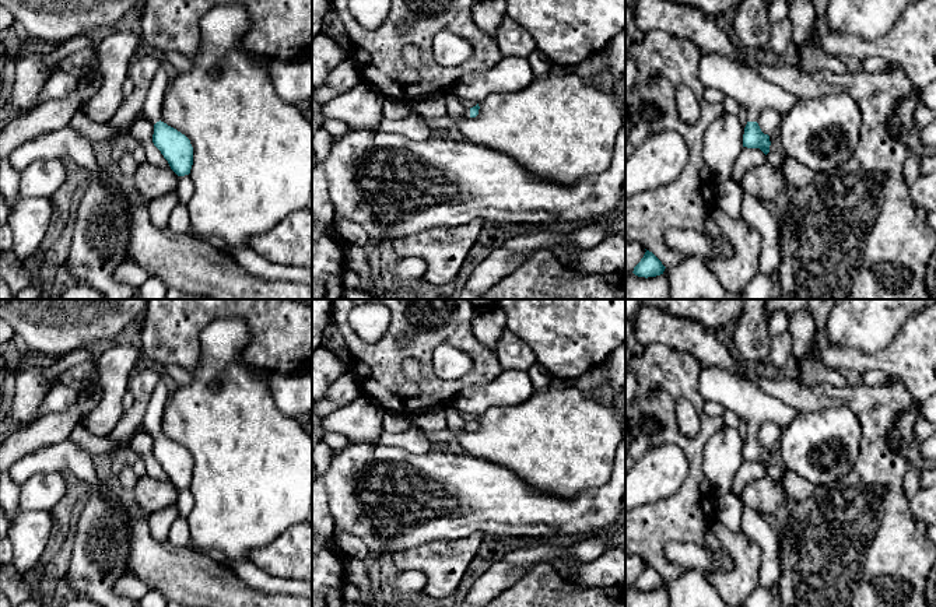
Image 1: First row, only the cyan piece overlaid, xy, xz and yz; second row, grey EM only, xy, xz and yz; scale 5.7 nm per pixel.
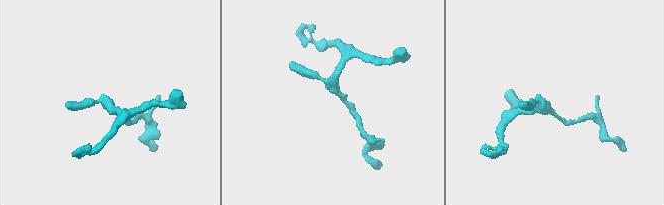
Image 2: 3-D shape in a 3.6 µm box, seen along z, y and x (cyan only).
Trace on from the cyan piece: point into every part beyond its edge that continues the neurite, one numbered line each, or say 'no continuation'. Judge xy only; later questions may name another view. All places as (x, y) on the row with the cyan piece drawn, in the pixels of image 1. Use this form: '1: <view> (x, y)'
1: xy (153, 104)

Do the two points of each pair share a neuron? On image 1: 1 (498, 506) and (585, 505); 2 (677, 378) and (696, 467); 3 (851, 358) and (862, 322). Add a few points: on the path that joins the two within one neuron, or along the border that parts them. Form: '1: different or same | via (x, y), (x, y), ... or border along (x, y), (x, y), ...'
1: same | via (519, 509), (564, 509)
2: same | via (668, 400), (668, 427), (686, 445)
3: different | border along (826, 329), (838, 346), (863, 351), (886, 347)

